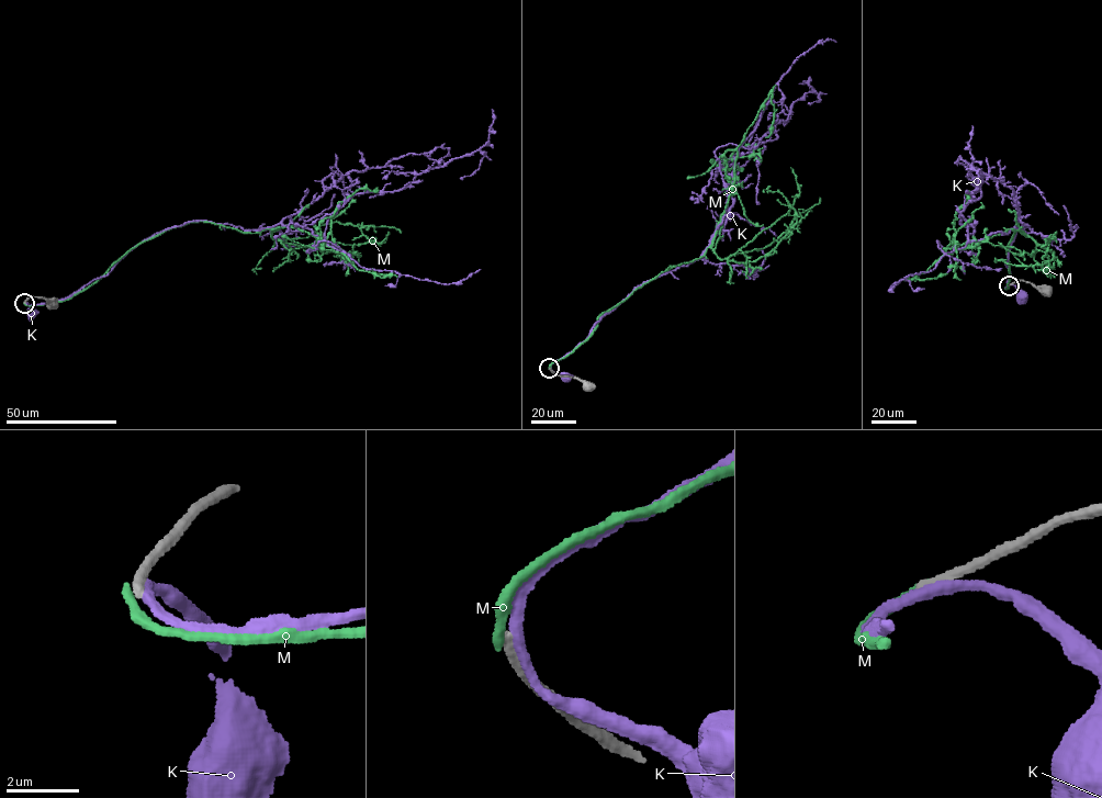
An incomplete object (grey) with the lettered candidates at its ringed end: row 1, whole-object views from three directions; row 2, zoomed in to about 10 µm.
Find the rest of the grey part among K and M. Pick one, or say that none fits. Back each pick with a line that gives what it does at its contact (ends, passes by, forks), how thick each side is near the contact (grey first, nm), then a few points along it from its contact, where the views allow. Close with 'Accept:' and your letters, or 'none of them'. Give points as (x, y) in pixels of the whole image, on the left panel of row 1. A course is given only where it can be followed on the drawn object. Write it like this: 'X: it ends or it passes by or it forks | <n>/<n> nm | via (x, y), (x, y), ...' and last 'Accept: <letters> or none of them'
Accept: none of them

